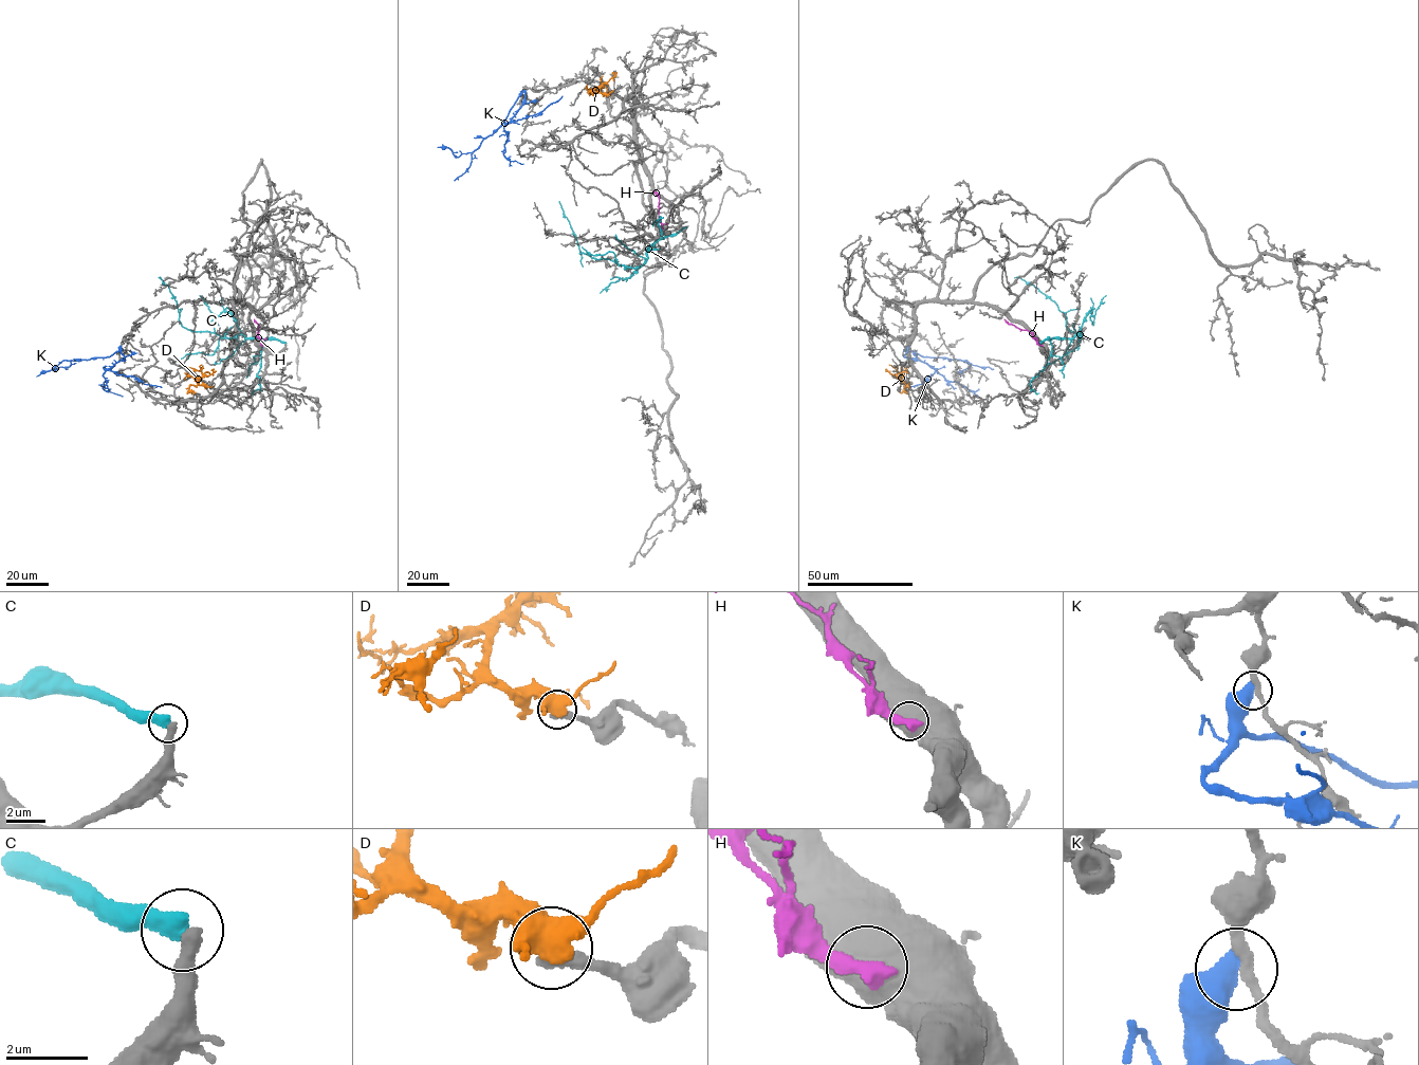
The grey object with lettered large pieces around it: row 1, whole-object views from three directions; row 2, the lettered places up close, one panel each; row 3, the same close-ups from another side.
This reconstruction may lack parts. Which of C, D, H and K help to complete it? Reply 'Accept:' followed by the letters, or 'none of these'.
Accept: none of these

